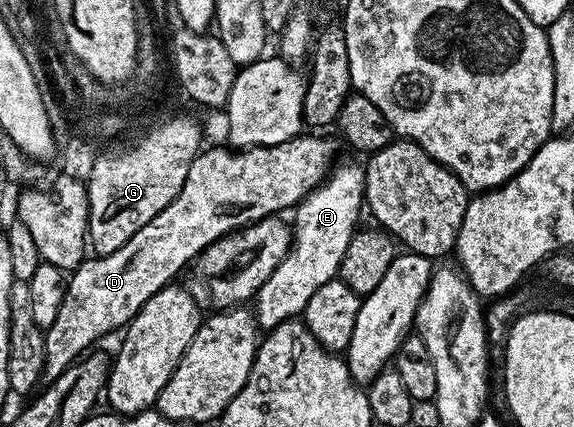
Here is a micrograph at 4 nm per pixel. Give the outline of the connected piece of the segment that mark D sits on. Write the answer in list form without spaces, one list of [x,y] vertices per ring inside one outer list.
[[[299,135],[284,143],[275,145],[257,145],[251,149],[225,147],[226,149],[203,148],[198,156],[192,159],[188,167],[188,175],[184,179],[184,187],[124,247],[111,253],[91,256],[69,274],[66,283],[64,303],[60,303],[60,312],[56,315],[56,323],[44,330],[46,335],[46,372],[47,382],[54,381],[69,365],[74,364],[91,348],[93,341],[109,335],[113,329],[121,330],[129,325],[138,314],[140,307],[156,295],[164,286],[171,284],[174,277],[193,257],[197,258],[212,242],[219,241],[227,233],[233,233],[263,217],[281,214],[281,209],[293,210],[313,189],[325,182],[335,168],[334,145],[326,135]]]

